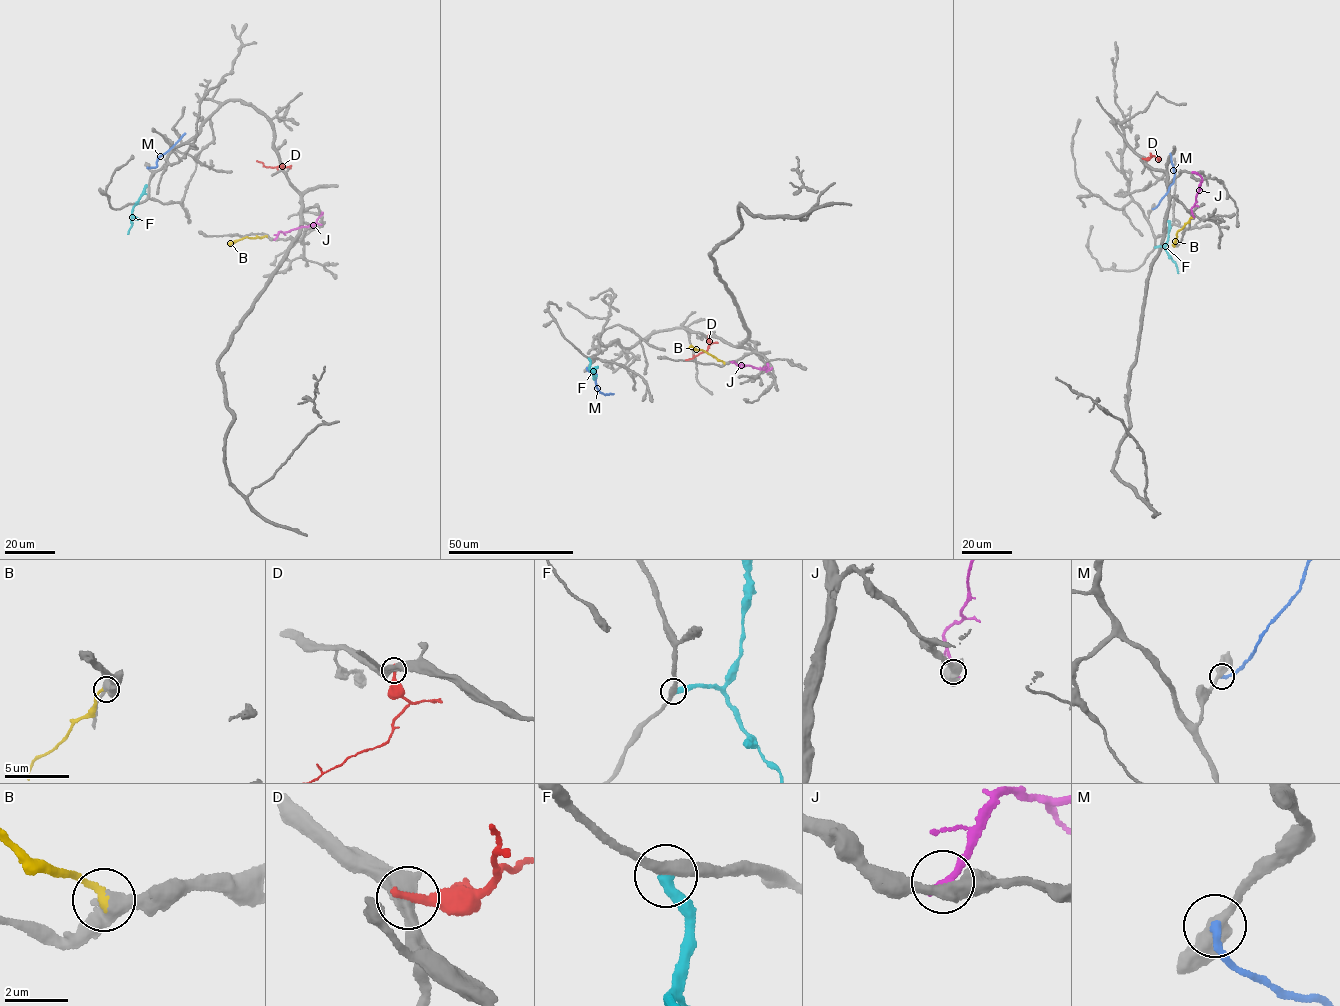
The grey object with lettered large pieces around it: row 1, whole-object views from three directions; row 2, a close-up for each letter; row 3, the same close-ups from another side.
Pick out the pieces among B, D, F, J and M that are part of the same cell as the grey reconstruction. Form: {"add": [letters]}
{"add": ["B", "F"]}

